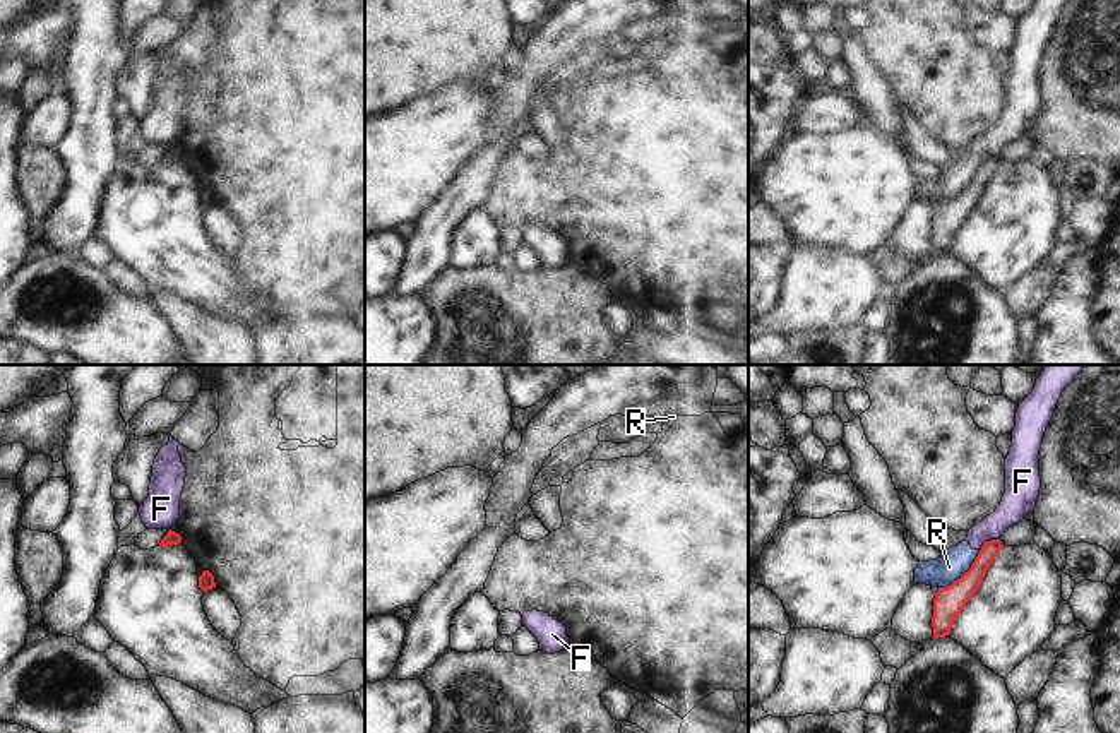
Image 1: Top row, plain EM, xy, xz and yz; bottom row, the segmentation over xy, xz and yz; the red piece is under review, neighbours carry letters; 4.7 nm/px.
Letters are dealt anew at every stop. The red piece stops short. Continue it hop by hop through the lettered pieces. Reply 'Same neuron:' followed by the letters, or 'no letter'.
Same neuron: no letter

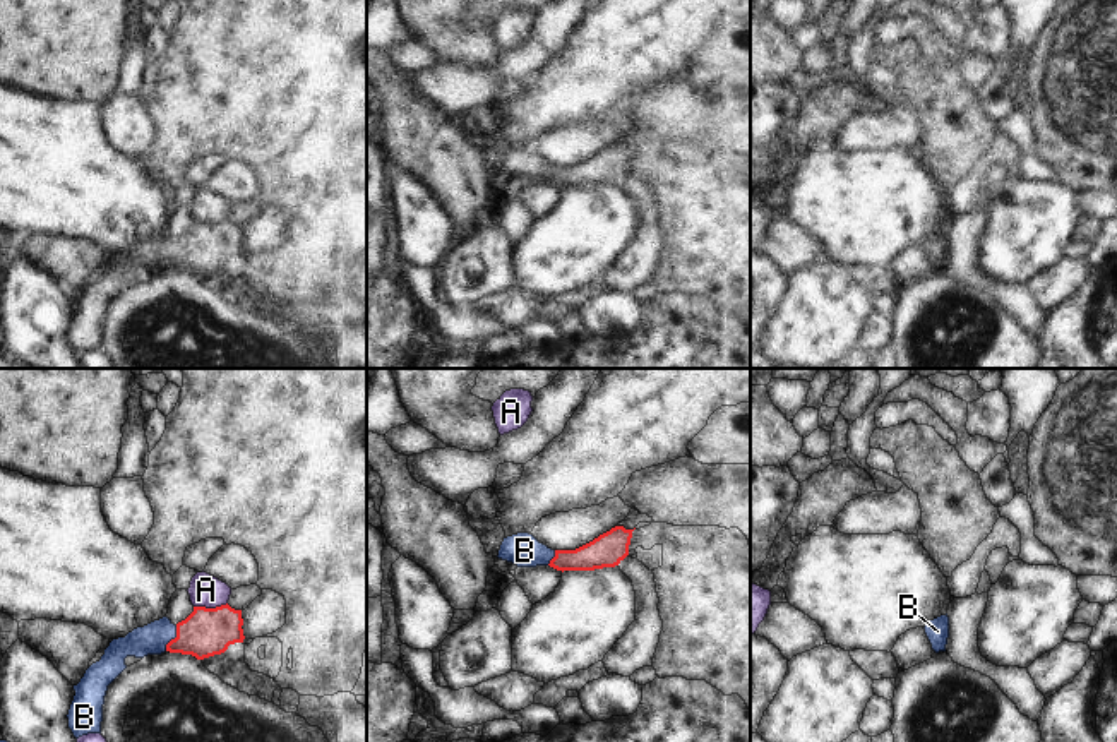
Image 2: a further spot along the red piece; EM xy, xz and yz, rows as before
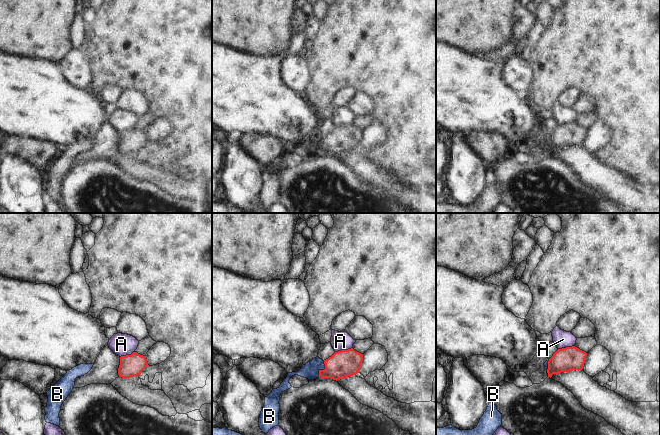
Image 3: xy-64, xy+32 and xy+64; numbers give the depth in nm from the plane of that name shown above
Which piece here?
Same neuron: B

